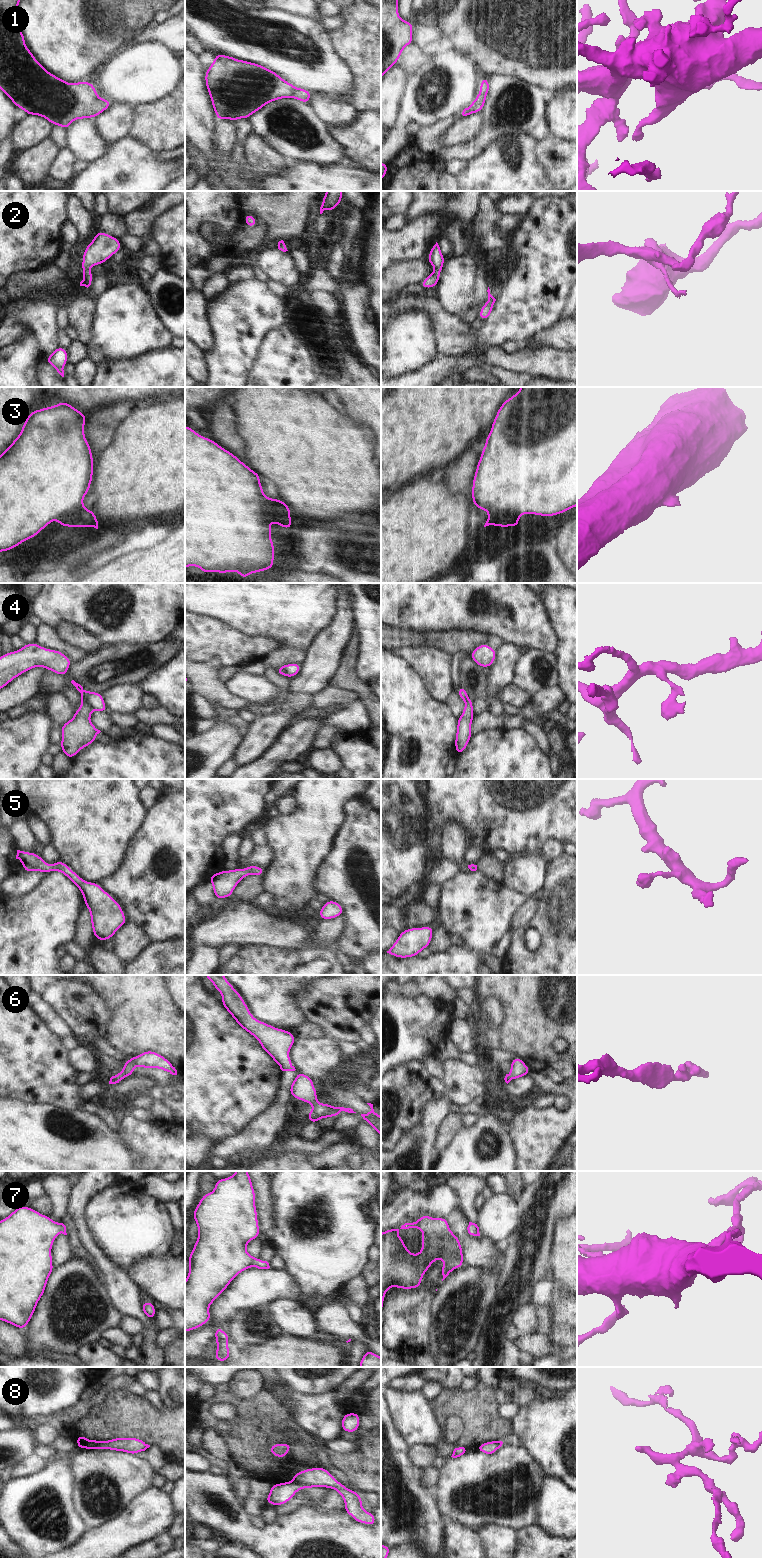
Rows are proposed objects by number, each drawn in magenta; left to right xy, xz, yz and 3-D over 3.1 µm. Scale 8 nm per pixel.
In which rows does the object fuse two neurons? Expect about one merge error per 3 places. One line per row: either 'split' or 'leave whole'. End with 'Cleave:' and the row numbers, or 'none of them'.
1: leave whole
2: leave whole
3: leave whole
4: split
5: leave whole
6: leave whole
7: leave whole
8: split
Cleave: 4, 8

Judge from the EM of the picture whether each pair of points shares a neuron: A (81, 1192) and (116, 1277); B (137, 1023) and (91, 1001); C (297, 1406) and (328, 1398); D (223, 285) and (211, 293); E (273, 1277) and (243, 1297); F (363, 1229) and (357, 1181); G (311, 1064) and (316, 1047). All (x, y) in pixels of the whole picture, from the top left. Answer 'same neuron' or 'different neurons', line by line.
A: same neuron
B: different neurons
C: same neuron
D: same neuron
E: same neuron
F: same neuron
G: same neuron

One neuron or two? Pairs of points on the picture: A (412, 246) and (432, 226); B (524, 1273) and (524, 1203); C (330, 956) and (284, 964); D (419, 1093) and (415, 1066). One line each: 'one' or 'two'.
A: one
B: one
C: one
D: one

